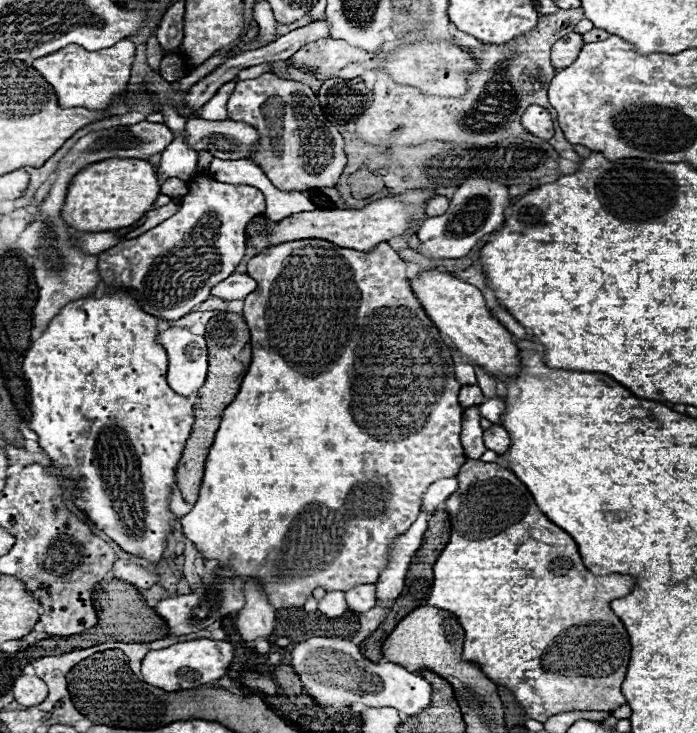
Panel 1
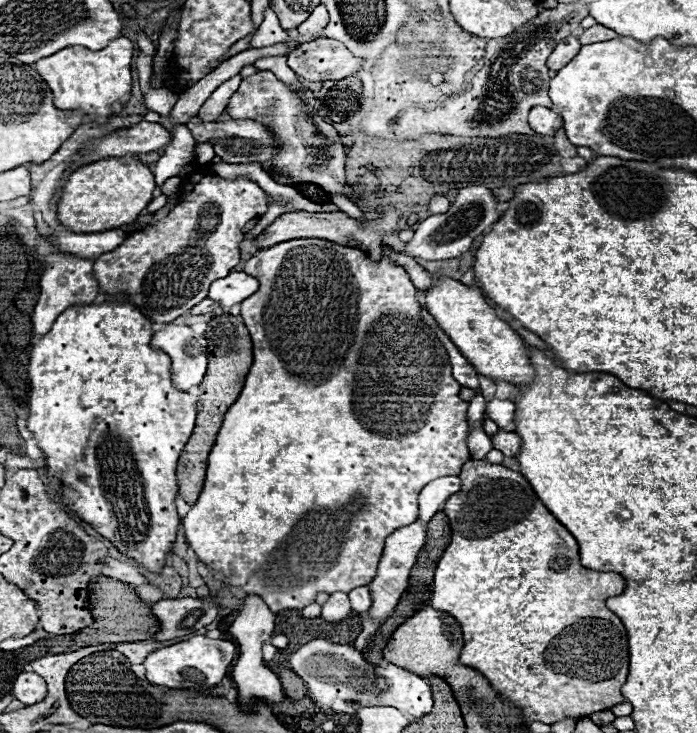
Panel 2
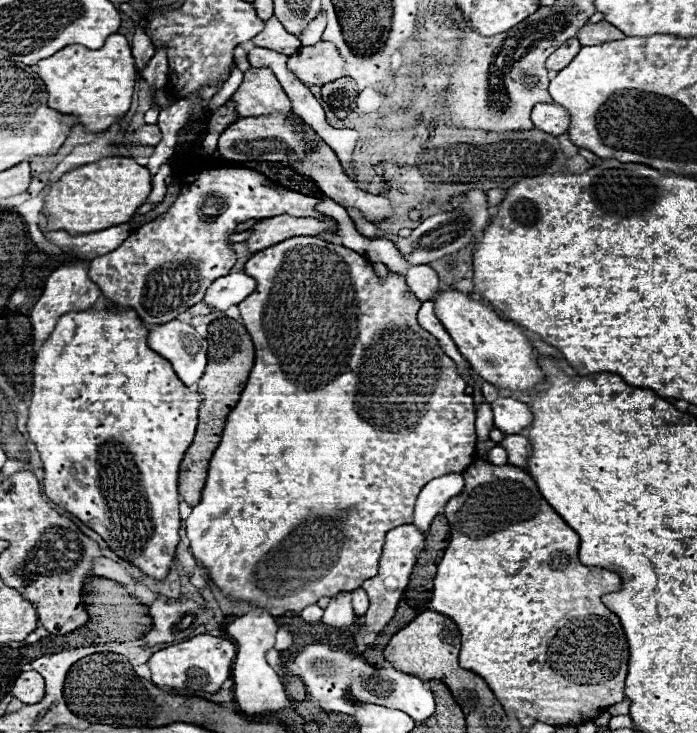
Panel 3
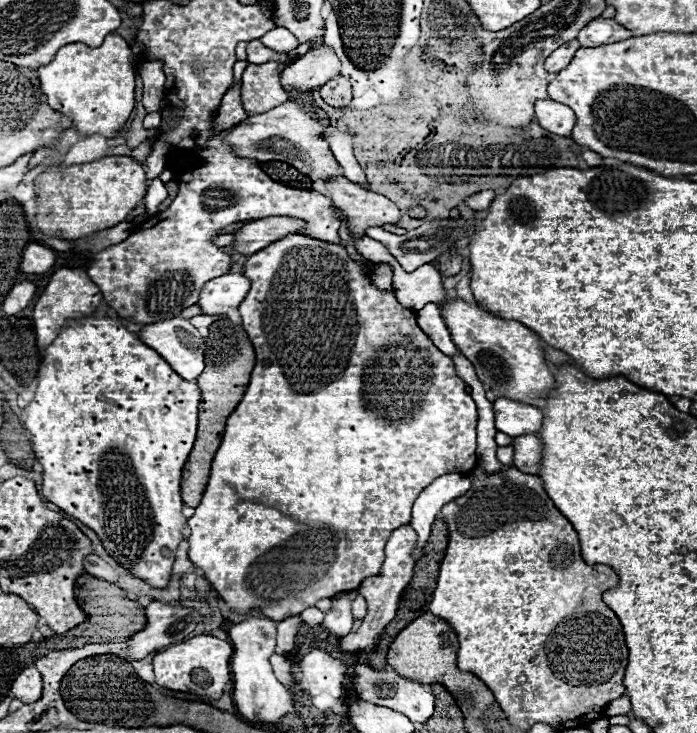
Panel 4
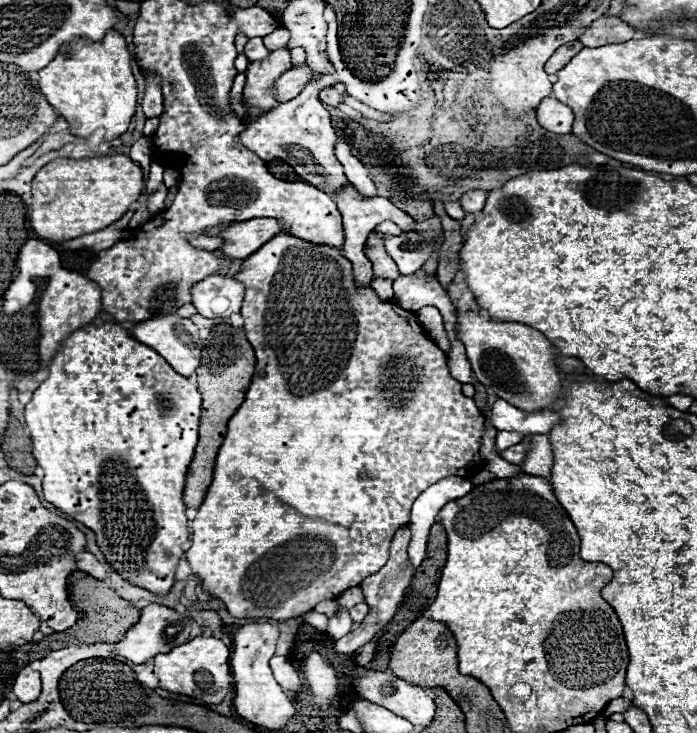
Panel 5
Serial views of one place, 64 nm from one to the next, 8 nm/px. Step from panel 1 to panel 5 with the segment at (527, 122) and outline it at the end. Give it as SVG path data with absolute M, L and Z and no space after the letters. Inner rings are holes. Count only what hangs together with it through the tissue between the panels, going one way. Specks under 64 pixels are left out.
M544 98L538 108L538 124L554 134L570 134L574 124L574 112L570 106L558 102L556 98Z

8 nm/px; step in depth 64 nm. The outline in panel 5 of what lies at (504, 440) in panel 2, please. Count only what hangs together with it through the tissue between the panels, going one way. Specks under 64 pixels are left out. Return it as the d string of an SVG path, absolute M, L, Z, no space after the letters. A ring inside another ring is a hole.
M530 434L524 440L530 442L530 450L528 450L526 460L520 464L520 468L530 476L548 478L552 472L552 464L554 464L550 438L546 434L536 434L536 436Z

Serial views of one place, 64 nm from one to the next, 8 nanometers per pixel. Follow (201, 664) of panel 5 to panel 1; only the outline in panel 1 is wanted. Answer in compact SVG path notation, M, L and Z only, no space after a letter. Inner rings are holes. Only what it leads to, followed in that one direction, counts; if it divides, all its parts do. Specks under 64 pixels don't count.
M196 638L188 642L180 642L162 650L150 650L142 660L142 676L148 684L174 692L174 690L188 690L196 688L214 680L220 680L234 658L234 646L224 640L210 640L210 638Z

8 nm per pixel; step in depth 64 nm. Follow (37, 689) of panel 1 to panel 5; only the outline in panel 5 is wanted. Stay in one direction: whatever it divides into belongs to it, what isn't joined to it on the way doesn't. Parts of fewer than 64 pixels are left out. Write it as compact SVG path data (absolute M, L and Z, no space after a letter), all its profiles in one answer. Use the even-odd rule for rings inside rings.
M26 666L16 676L12 692L20 702L34 702L34 698L38 698L40 694L40 674L32 666Z

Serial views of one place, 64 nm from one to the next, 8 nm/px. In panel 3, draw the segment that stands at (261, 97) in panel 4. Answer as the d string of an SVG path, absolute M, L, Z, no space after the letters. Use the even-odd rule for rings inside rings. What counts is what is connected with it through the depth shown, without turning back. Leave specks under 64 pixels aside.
M250 68L244 72L244 82L232 96L240 118L272 114L272 112L292 112L292 104L282 90L270 68Z

